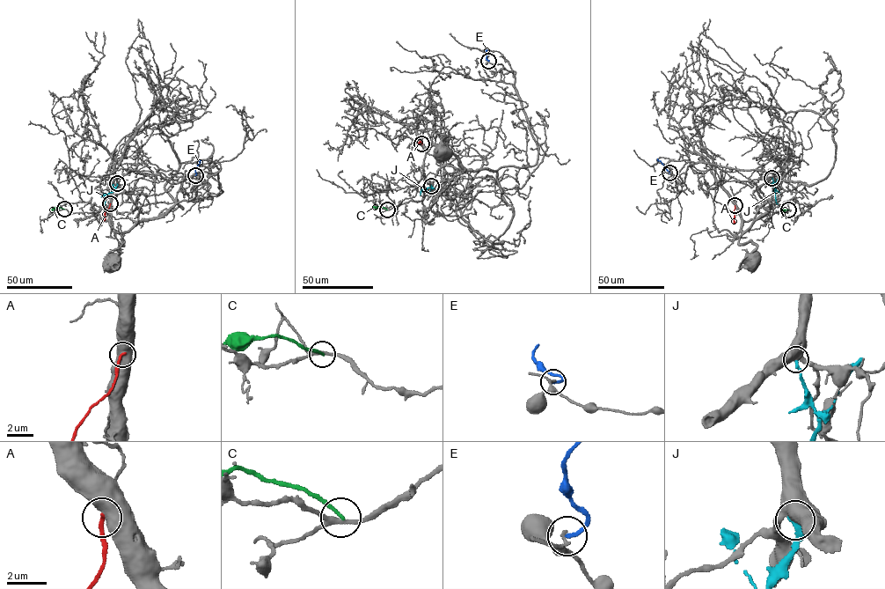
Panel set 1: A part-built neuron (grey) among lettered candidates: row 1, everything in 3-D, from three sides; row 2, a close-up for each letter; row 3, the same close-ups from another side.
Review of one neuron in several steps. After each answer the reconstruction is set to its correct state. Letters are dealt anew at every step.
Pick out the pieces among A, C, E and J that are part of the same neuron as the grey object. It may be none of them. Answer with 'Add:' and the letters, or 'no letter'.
Add: no letter

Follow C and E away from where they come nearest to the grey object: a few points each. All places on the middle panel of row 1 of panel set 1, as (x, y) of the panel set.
C: (387, 209), (373, 206)
E: (488, 61), (486, 49)

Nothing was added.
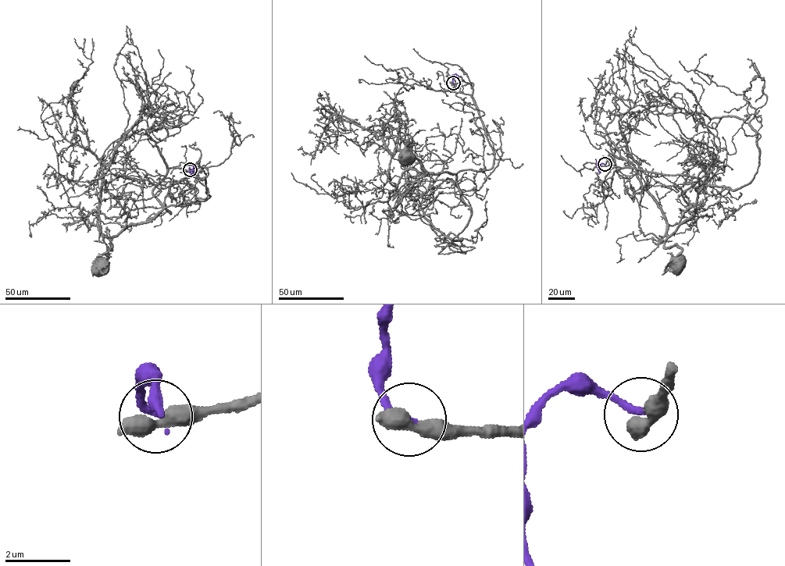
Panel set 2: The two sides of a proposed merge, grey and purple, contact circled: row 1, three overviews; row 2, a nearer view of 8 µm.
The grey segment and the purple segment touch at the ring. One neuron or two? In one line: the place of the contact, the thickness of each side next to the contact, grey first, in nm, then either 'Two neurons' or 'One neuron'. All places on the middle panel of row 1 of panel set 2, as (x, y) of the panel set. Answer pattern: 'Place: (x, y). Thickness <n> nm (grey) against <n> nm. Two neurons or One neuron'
Place: (453, 83). Thickness 550 nm (grey) against 240 nm. One neuron

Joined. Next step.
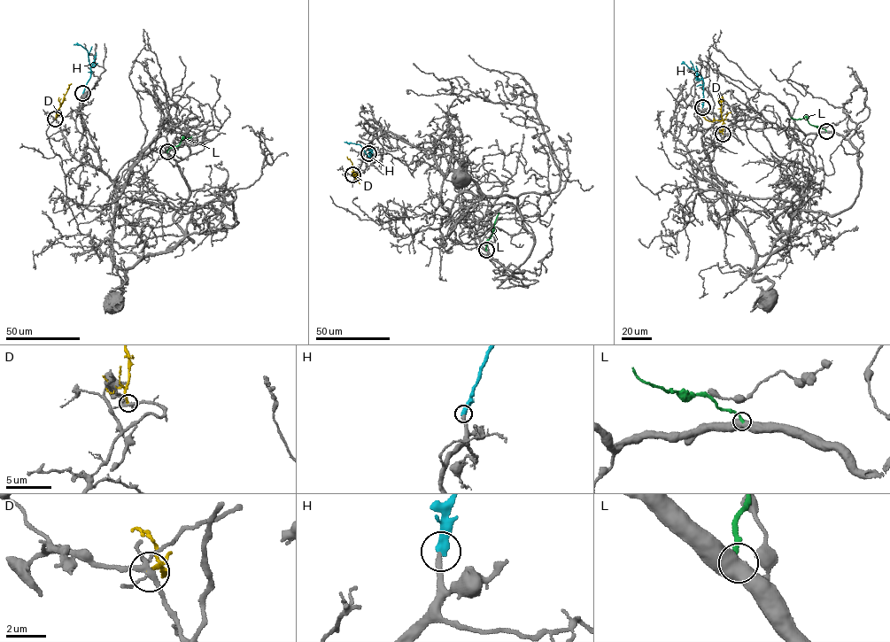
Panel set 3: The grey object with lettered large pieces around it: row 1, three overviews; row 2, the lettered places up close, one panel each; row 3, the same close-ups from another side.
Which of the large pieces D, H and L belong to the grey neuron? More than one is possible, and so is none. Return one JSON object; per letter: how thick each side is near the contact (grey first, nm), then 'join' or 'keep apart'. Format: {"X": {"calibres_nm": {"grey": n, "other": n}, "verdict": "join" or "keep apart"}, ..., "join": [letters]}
{"D": {"calibres_nm": {"grey": 240, "other": 220}, "verdict": "keep apart"}, "H": {"calibres_nm": {"grey": 280, "other": 480}, "verdict": "join"}, "L": {"calibres_nm": {"grey": 850, "other": 260}, "verdict": "keep apart"}, "join": ["H"]}

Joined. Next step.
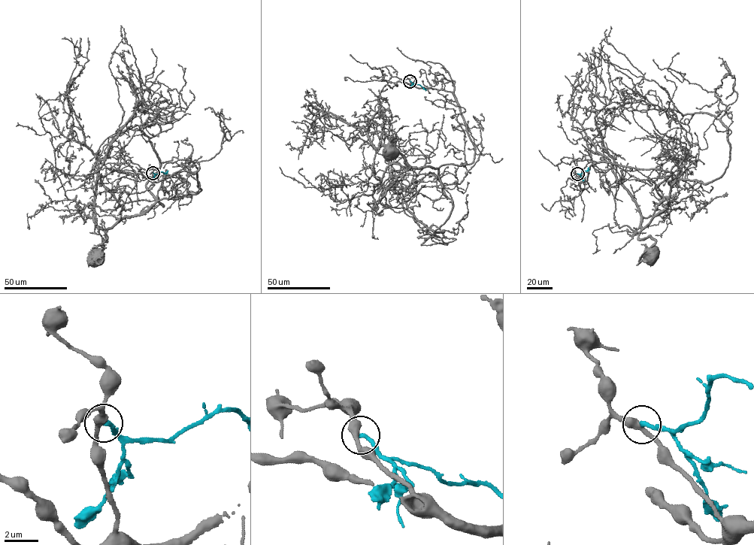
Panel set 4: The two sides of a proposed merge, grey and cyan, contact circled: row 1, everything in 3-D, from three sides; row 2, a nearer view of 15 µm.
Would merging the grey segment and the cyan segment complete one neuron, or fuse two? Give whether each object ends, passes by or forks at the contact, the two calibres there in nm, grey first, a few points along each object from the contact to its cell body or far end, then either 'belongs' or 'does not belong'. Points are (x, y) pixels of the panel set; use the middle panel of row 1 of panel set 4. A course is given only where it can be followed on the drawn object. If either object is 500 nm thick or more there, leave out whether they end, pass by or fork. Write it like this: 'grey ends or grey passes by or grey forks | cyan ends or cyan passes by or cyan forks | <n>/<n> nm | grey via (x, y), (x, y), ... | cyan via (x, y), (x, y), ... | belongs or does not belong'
grey passes by | cyan ends | 400/240 nm | grey via (410, 81), (452, 93), (473, 160), (419, 168), (410, 166), (394, 140), (396, 155), (390, 151) | cyan via (410, 81), (426, 89) | does not belong

